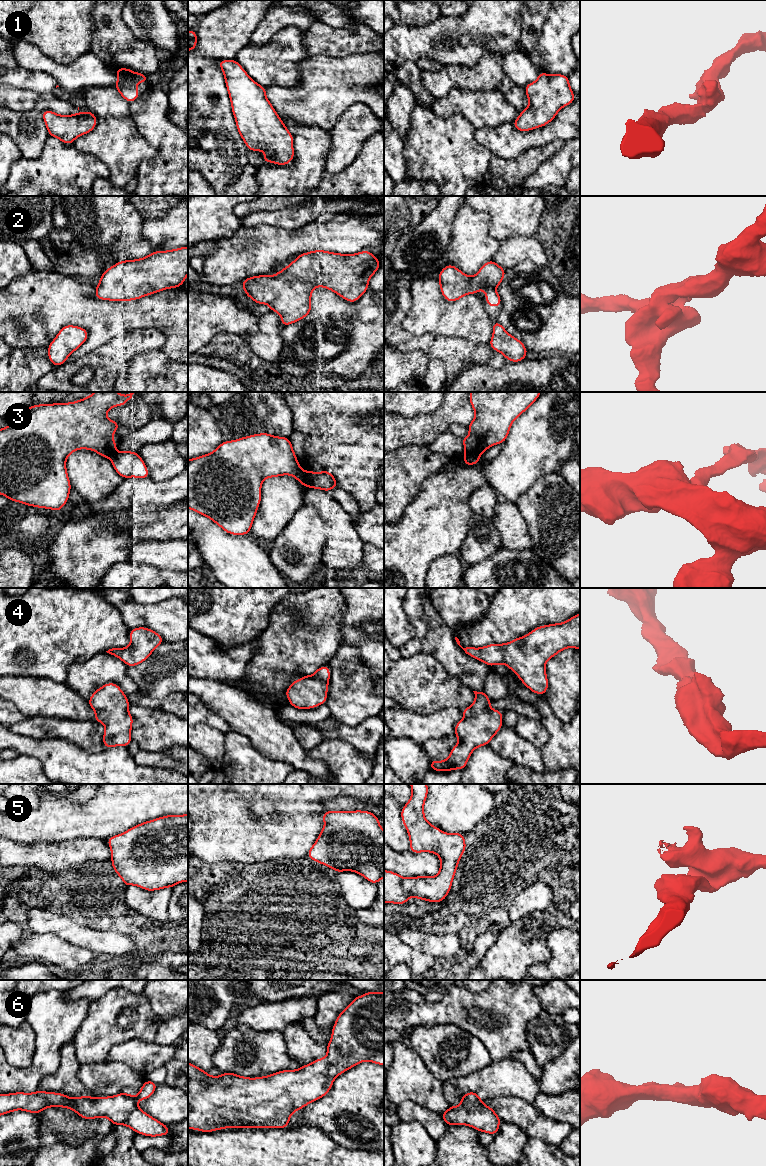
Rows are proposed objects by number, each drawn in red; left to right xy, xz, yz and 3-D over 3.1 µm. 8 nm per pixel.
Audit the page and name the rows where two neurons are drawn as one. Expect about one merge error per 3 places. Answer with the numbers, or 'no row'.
3

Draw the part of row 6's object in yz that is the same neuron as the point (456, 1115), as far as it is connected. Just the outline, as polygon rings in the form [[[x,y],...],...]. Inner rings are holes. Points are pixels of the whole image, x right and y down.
[[[470,1091],[461,1097],[460,1106],[449,1106],[446,1112],[440,1114],[445,1121],[446,1126],[448,1125],[467,1125],[480,1132],[490,1133],[491,1135],[497,1134],[499,1131],[499,1124],[501,1119],[495,1113],[495,1111],[486,1106],[483,1100],[479,1098],[476,1092]]]

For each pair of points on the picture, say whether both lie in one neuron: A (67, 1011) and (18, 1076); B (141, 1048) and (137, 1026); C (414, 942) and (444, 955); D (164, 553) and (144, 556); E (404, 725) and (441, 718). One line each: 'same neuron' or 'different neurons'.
A: same neuron
B: different neurons
C: same neuron
D: same neuron
E: same neuron

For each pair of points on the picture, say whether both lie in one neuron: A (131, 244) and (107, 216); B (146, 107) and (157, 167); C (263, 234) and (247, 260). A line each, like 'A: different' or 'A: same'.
A: same
B: same
C: same

